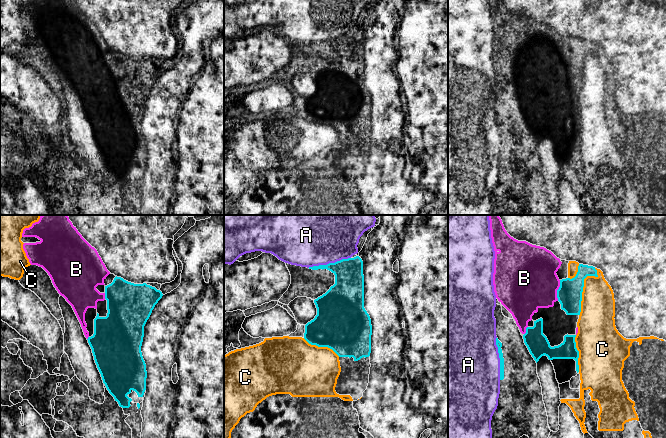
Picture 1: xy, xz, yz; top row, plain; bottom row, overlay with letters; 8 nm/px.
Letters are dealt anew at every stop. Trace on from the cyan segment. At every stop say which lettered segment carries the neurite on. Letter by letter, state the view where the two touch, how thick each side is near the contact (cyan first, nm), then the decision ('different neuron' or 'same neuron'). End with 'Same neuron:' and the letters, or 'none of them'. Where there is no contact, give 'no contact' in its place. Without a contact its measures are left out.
A: xz | 240/340 nm | different neuron
B: yz | 200/460 nm | same neuron
C: yz | 200/280 nm | different neuron
Same neuron: B

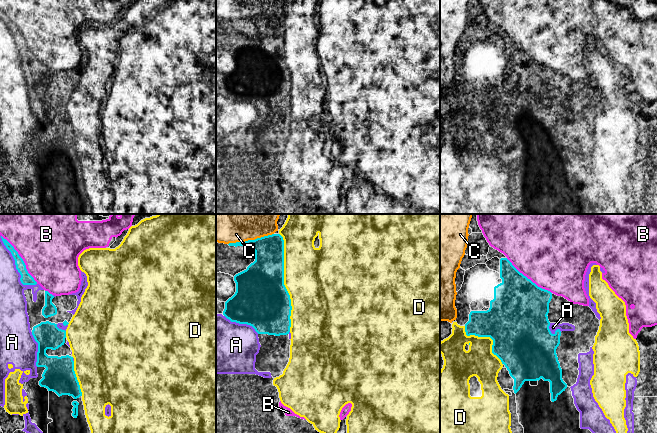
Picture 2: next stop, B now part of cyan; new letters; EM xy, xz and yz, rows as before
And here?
A: xy | 100/200 nm | different neuron
B: yz | 440/500 nm | different neuron
C: xz | 240/160 nm | different neuron
D: xz | 440/480 nm | different neuron
Same neuron: none of them

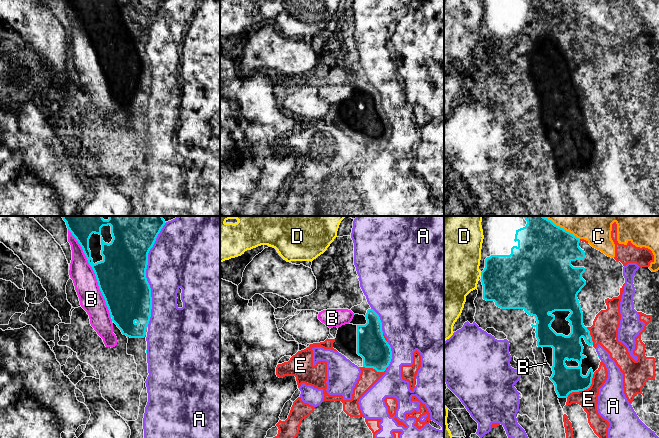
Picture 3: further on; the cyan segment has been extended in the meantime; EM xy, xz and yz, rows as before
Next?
A: xy | 400/420 nm | different neuron
B: xy | 400/190 nm | different neuron
C: yz | 440/190 nm | different neuron
D: yz | 440/460 nm | different neuron
E: yz | 200/160 nm | different neuron
Same neuron: none of them

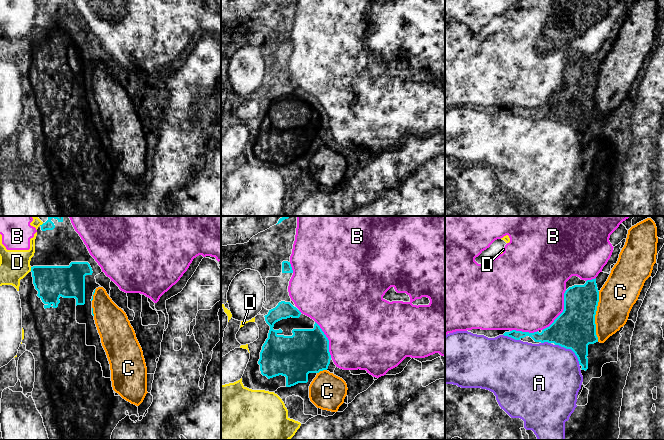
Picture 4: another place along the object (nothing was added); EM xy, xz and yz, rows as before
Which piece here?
A: yz | 320/460 nm | different neuron
B: yz | 320/460 nm | different neuron
C: yz | 320/280 nm | different neuron
D: xy | 260/240 nm | different neuron
Same neuron: none of them

